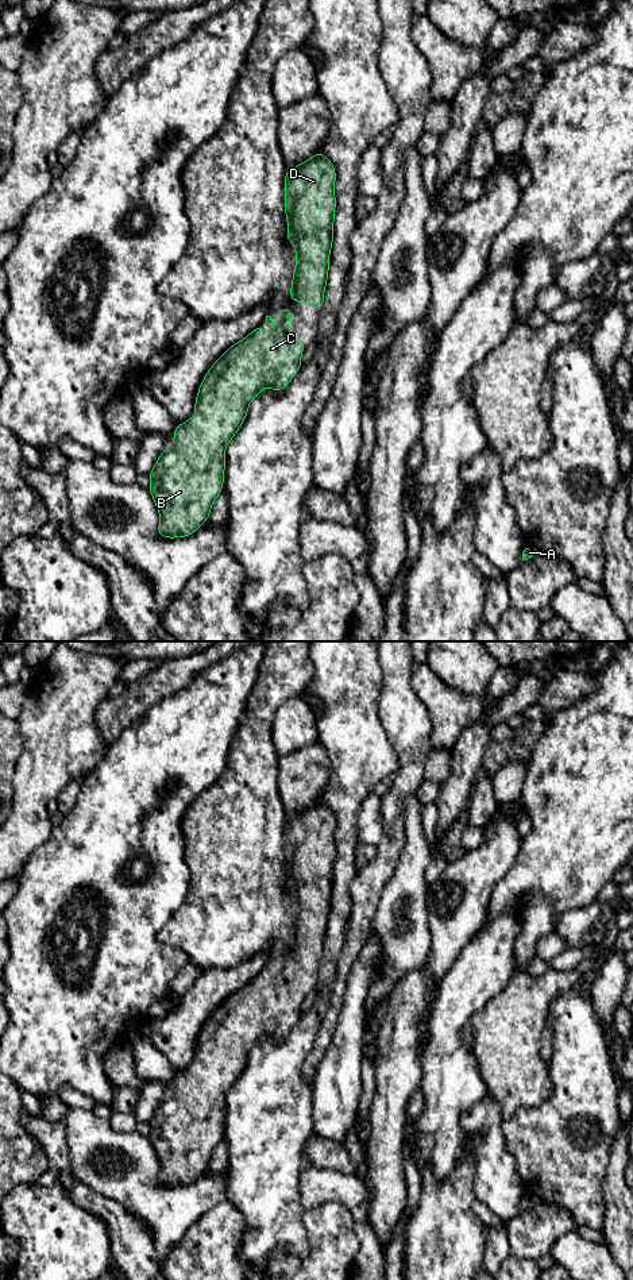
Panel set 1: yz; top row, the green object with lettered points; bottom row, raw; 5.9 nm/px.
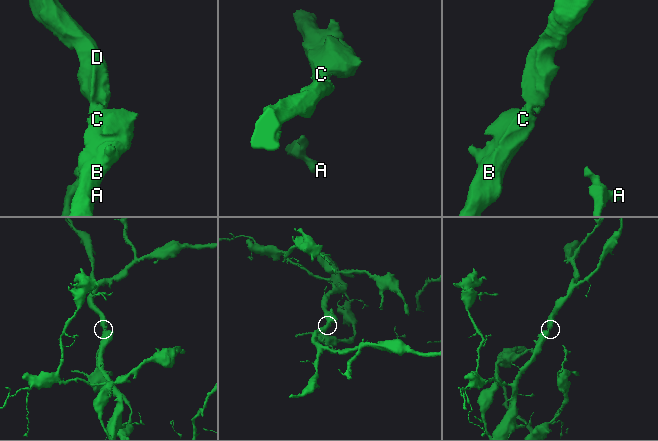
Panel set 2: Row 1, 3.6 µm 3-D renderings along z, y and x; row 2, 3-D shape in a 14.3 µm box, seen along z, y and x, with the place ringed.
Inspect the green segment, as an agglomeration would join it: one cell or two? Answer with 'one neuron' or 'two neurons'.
one neuron

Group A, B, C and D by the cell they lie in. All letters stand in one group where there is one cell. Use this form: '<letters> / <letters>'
A B C D

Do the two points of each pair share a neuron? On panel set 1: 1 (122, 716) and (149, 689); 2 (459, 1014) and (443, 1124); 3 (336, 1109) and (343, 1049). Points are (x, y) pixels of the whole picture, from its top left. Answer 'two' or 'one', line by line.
1: one
2: one
3: one

